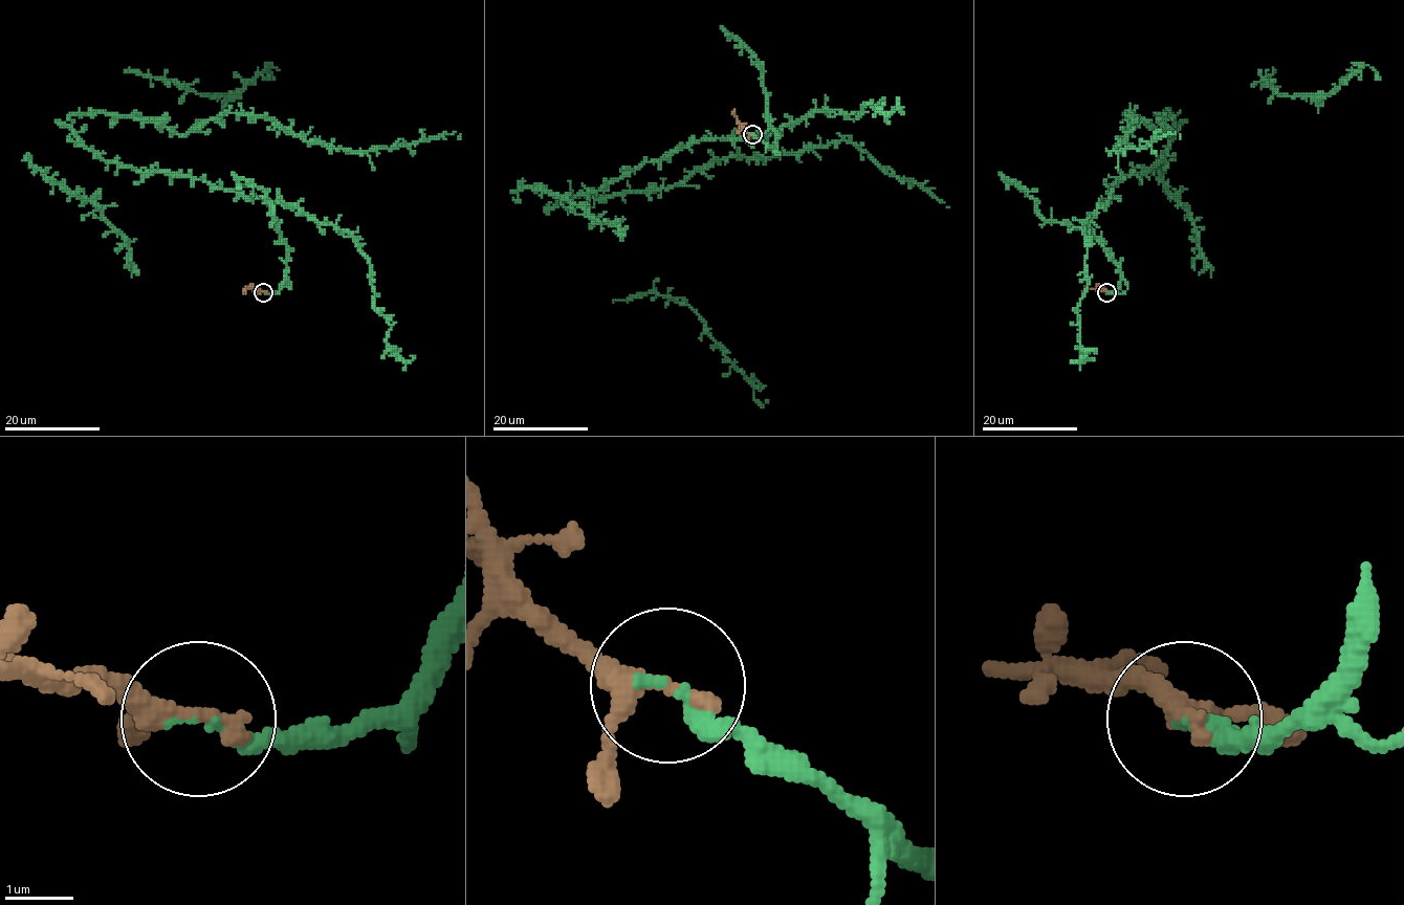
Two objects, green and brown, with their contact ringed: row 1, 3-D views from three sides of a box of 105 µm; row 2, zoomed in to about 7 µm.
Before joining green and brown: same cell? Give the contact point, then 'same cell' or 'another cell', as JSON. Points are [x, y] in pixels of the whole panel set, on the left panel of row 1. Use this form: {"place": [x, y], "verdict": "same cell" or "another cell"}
{"place": [263, 292], "verdict": "same cell"}

